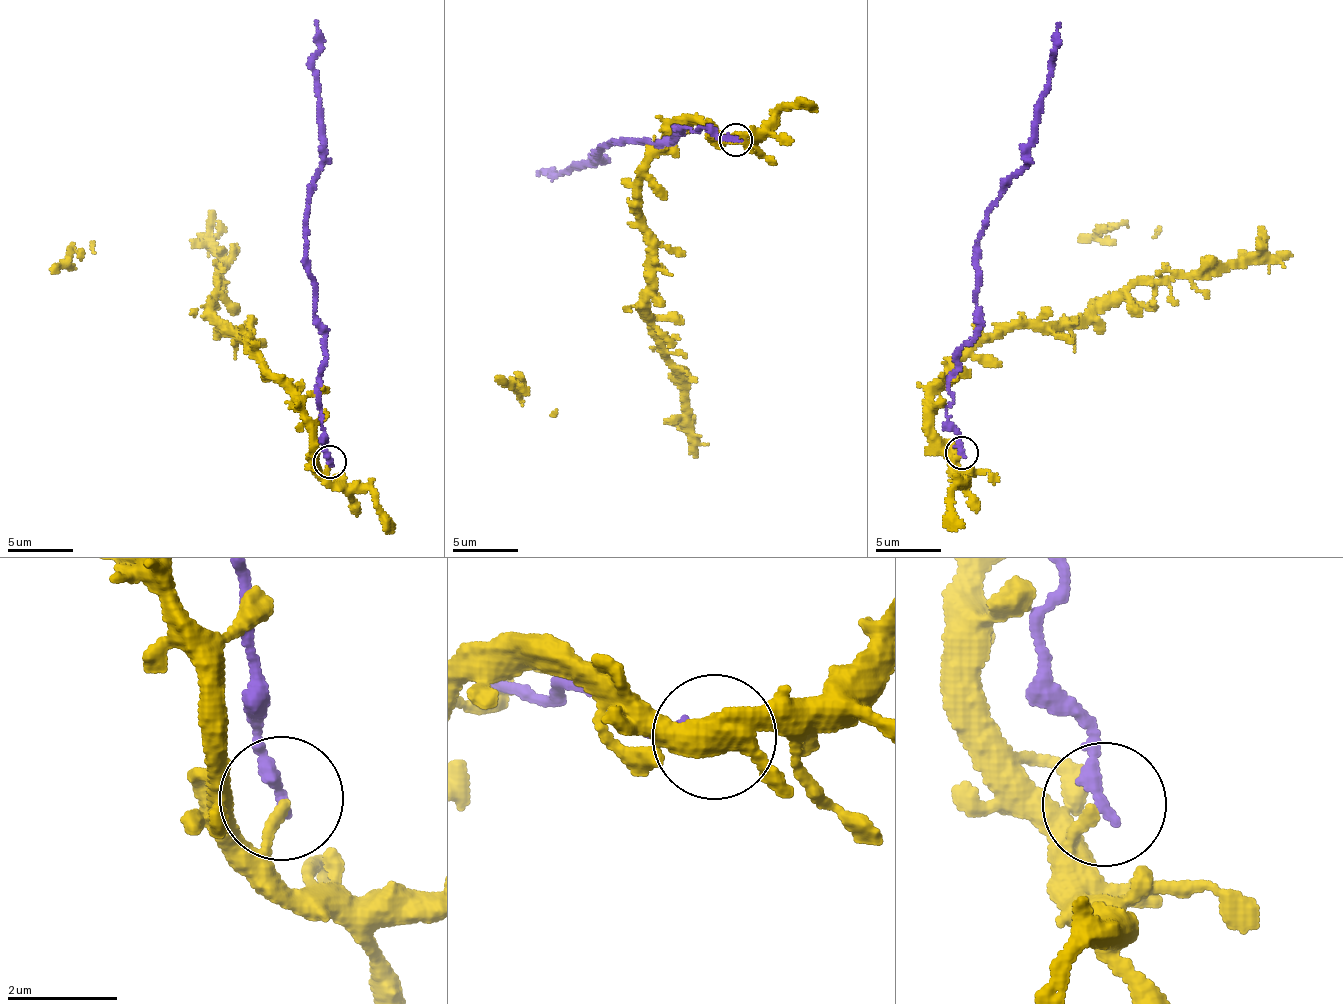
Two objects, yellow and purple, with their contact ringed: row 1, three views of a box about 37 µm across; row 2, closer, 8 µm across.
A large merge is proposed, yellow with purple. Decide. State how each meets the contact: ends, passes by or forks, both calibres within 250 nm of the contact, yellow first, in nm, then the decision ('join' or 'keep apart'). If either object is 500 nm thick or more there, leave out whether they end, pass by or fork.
yellow ends; purple ends; calibres 200 and 240 nm; keep apart

